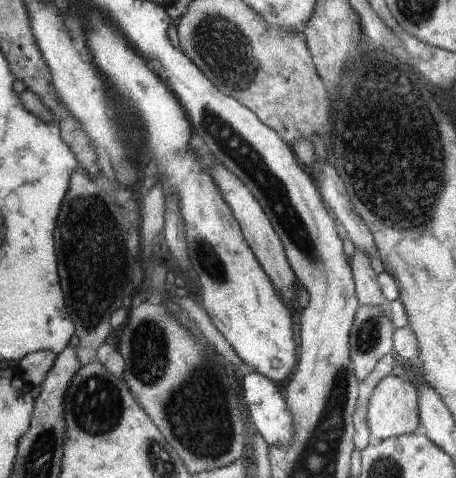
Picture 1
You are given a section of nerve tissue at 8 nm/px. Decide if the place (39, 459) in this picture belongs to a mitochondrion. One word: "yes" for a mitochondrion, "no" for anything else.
yes

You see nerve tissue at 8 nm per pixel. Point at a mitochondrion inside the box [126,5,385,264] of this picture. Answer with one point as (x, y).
(223, 48)

